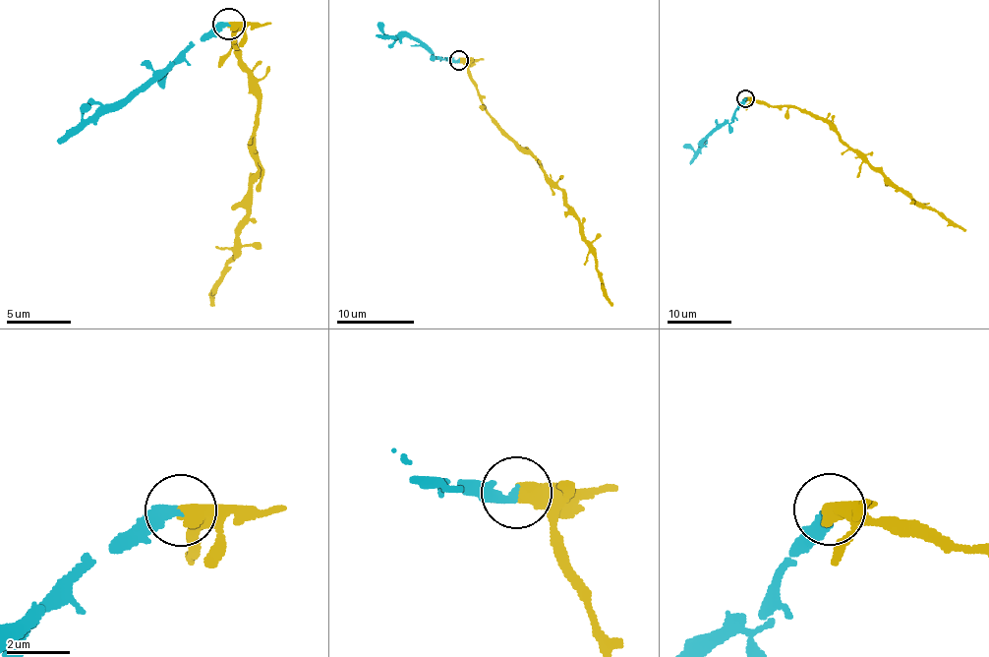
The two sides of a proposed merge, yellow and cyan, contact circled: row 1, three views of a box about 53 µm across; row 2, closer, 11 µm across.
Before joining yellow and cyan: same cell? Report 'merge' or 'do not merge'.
do not merge

